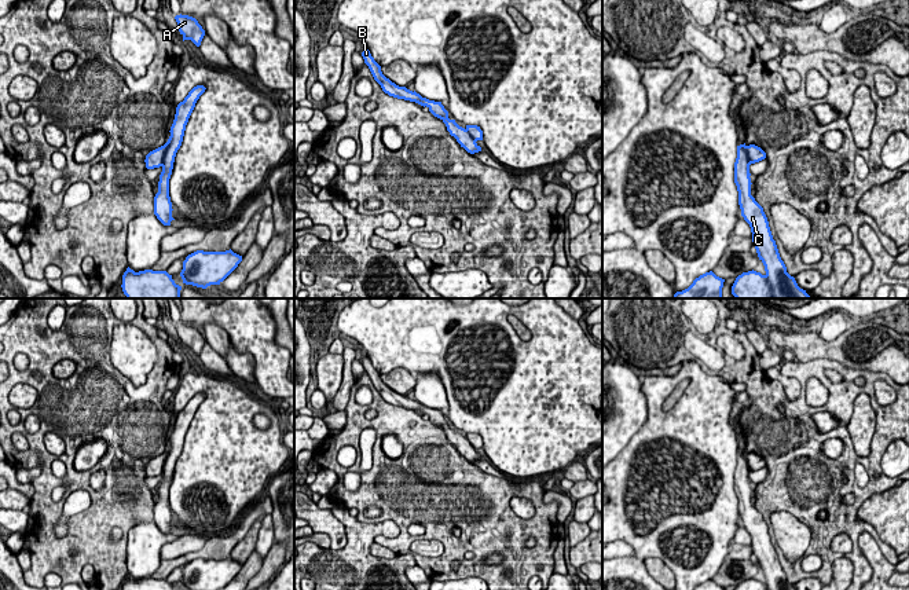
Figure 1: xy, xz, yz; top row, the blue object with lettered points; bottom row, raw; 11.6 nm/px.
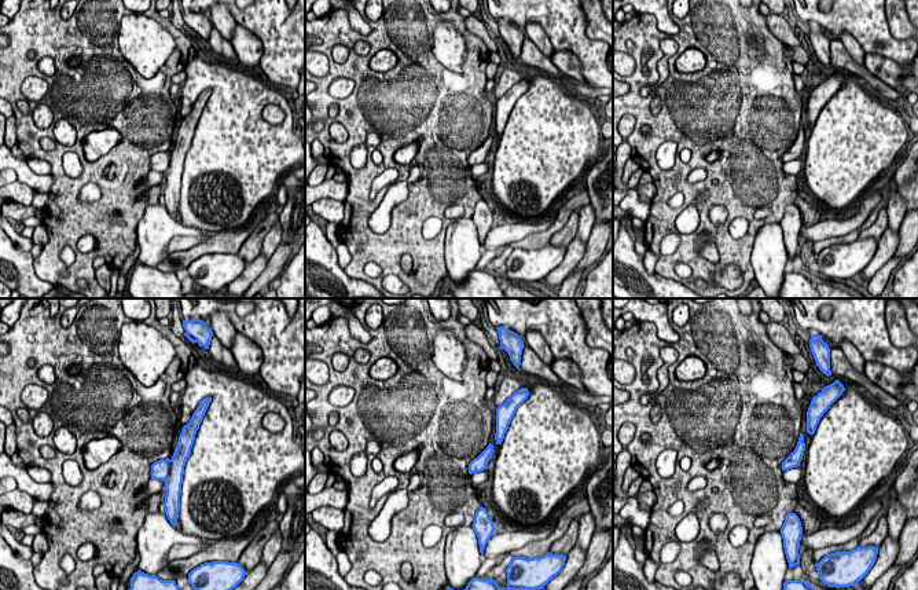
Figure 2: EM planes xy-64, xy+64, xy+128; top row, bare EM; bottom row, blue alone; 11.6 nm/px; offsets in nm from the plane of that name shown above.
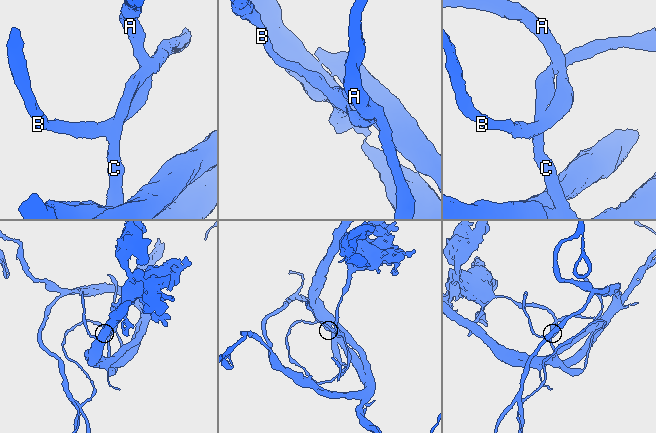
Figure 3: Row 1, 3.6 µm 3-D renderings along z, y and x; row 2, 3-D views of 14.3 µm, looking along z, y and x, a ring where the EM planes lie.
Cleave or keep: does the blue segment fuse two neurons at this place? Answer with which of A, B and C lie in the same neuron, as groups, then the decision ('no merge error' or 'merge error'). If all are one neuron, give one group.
A B C; no merge error

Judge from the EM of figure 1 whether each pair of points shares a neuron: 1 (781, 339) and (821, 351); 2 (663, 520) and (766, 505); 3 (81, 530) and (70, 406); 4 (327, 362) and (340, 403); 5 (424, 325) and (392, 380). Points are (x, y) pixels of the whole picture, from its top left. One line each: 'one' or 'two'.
1: one
2: two
3: one
4: two
5: two

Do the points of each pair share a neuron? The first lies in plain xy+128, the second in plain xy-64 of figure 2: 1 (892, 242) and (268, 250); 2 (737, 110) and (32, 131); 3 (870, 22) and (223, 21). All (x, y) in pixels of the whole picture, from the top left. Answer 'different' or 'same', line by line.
1: different
2: same
3: different

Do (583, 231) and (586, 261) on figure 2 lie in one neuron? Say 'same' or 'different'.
different

